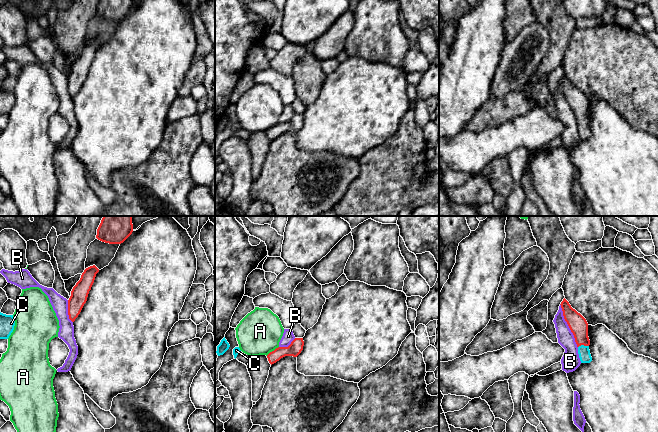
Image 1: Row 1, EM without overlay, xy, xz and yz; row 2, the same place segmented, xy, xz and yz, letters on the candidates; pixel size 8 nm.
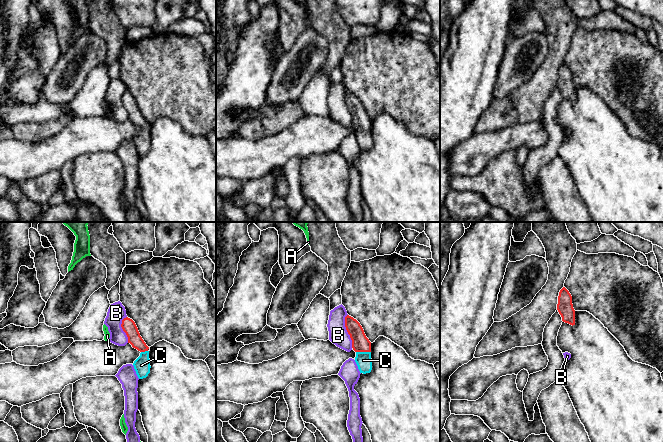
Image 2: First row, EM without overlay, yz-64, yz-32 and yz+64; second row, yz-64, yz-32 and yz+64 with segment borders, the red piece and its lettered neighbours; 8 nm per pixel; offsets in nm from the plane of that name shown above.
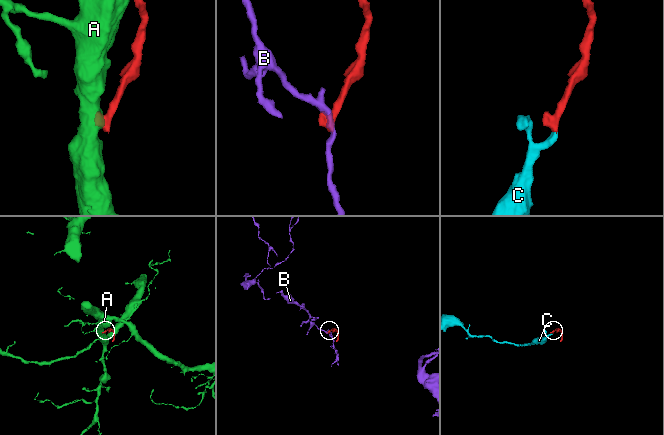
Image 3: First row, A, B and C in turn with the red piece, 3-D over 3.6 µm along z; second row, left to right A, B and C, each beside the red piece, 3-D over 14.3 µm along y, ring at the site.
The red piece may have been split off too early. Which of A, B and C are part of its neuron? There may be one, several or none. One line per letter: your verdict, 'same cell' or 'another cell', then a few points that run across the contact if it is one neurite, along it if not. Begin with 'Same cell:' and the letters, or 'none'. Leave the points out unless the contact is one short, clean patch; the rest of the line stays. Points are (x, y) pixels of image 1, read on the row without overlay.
Same cell: C
A: another cell; line xz (278, 122), (266, 131)
B: another cell; line yz (560, 80), (563, 94), (573, 111), (577, 123)
C: same cell; line yz (578, 101), (583, 120), (584, 129)

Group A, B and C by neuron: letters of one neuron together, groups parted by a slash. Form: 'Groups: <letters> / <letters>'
Groups: A / B / C

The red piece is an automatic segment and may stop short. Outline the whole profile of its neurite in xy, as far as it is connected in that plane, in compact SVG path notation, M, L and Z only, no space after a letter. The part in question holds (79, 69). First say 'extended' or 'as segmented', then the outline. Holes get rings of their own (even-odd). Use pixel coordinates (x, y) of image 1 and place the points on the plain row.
as segmented | M95 41L86 44L80 56L73 63L71 72L68 76L68 91L72 98L78 93L86 79L89 67L91 66L98 48L99 45Z

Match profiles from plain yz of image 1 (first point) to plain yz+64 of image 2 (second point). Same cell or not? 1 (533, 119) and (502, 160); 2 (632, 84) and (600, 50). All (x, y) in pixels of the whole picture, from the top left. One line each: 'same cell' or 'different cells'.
1: different cells
2: same cell

